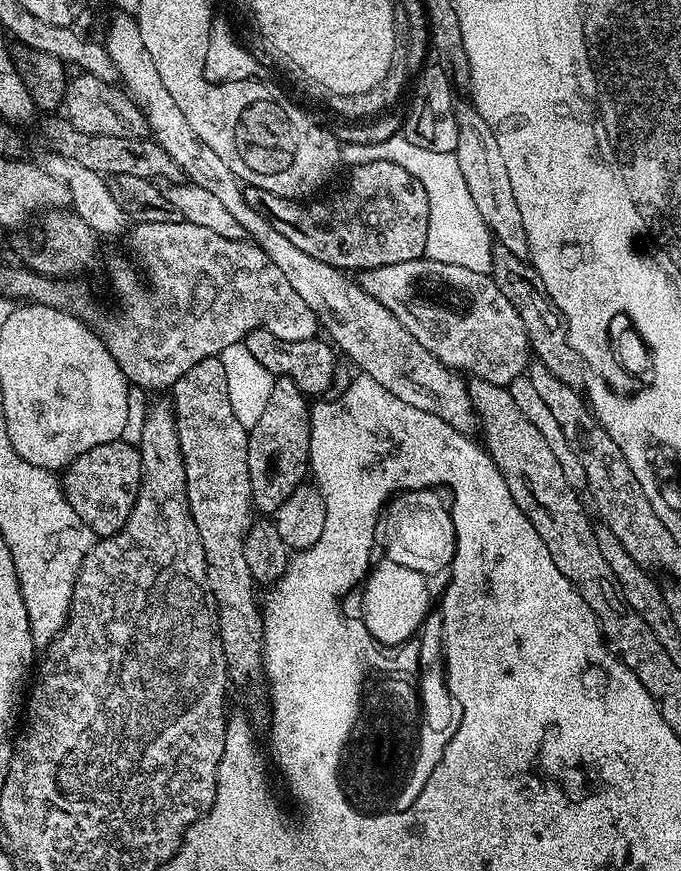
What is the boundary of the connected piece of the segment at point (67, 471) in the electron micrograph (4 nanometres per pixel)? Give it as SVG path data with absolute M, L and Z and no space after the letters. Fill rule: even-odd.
M121 438L102 442L102 446L94 446L90 450L86 450L86 454L74 458L62 472L62 476L64 476L62 491L65 500L74 510L74 514L78 514L78 518L82 518L82 522L86 522L86 526L90 526L92 535L96 538L114 536L121 532L126 526L126 522L134 510L134 502L138 498L140 479L144 474L142 458L139 447L135 443L127 444L126 441L127 439Z

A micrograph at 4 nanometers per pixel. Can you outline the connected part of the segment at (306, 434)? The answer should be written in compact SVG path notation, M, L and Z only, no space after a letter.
M277 375L270 392L270 400L258 424L248 433L248 473L252 483L255 511L260 514L275 514L290 498L290 494L305 479L312 455L312 413L306 393L288 376Z

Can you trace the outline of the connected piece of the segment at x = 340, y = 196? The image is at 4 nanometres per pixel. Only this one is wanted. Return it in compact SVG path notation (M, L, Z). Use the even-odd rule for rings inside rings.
M385 160L357 164L351 172L352 177L349 178L348 185L329 200L316 198L311 202L301 202L286 196L270 194L270 190L251 186L245 187L244 197L250 206L254 206L254 210L267 216L274 230L278 230L285 238L290 238L290 242L294 242L298 250L310 254L310 258L318 258L335 268L363 270L421 259L427 250L428 202L426 190L419 181L402 166Z

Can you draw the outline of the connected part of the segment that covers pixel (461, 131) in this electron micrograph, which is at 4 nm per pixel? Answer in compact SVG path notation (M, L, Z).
M460 102L456 105L458 146L455 151L462 175L466 178L467 189L470 190L470 195L474 198L479 213L482 214L486 226L491 229L491 233L498 243L506 246L506 250L510 250L510 254L527 257L528 239L526 238L526 228L522 226L522 213L518 211L518 202L514 202L514 186L510 186L510 174L506 174L506 161L502 158L502 150L498 150L498 138L492 133L492 128L486 122L486 118L482 118L479 107L475 103L467 103Z

